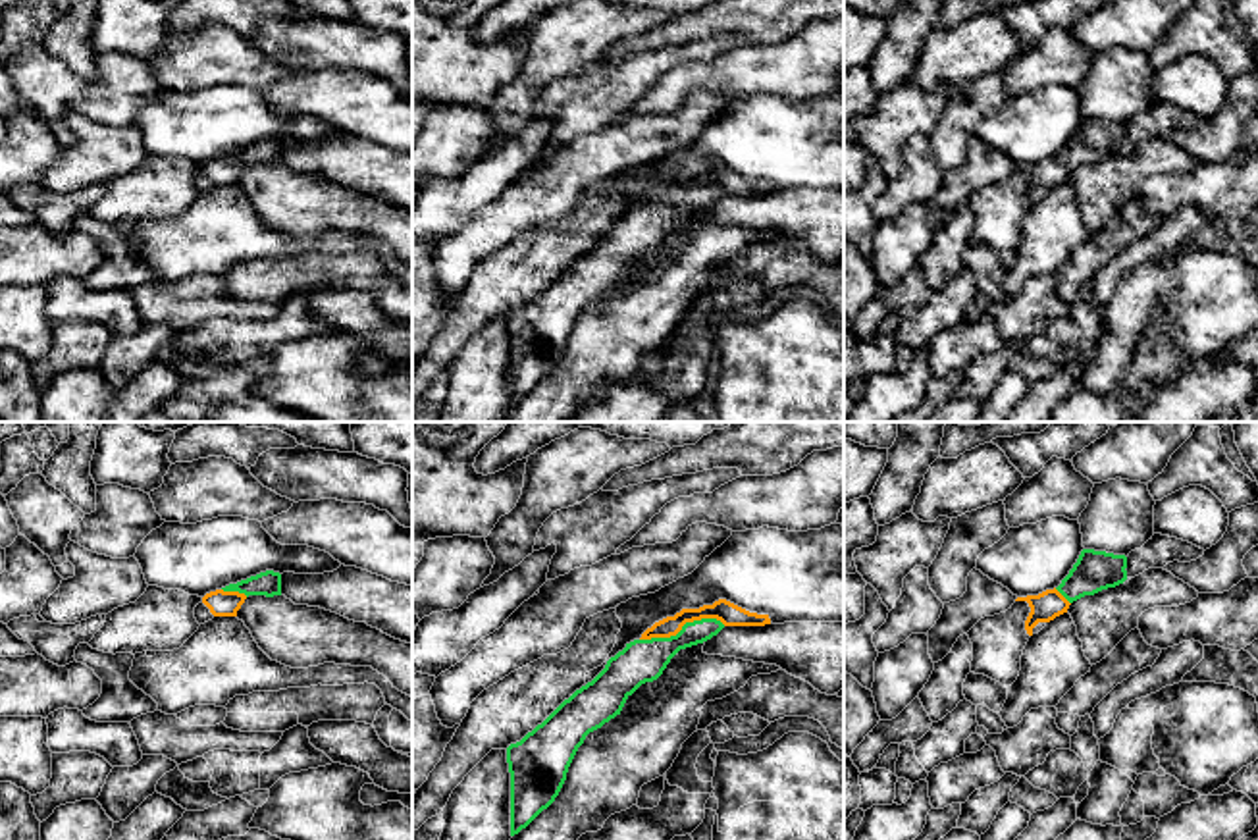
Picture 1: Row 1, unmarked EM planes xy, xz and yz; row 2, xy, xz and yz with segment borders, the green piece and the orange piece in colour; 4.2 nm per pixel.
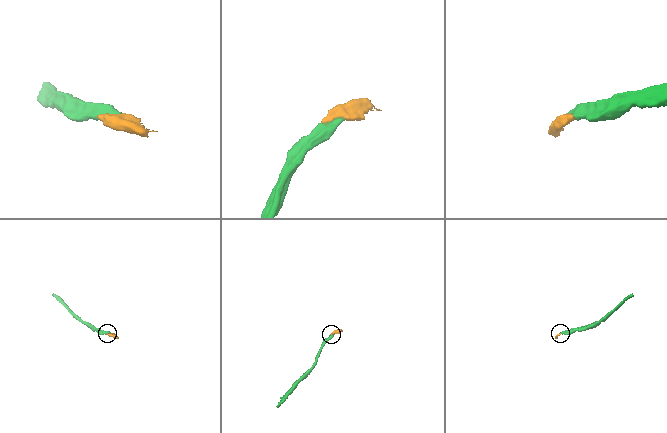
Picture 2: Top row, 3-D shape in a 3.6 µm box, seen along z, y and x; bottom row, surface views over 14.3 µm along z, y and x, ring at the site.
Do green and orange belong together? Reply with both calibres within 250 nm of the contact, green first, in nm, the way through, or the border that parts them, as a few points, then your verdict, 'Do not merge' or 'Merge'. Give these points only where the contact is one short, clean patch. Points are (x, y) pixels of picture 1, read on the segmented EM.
Thickness 180 nm (green) against 100 nm. Path across: xz (640, 661), (682, 627), (717, 615), (731, 615). Merge

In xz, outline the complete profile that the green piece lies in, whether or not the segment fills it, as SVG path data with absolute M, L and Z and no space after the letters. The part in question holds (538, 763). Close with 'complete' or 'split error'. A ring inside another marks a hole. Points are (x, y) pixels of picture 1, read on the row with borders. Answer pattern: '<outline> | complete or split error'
M726 599L699 609L682 609L647 628L640 640L626 643L611 657L605 669L586 686L564 699L541 724L528 732L520 742L507 748L511 773L511 836L526 828L559 796L568 767L584 744L586 736L620 715L626 699L645 682L657 680L670 659L686 647L703 643L717 636L724 626L765 626L769 615L749 613Z | split error

